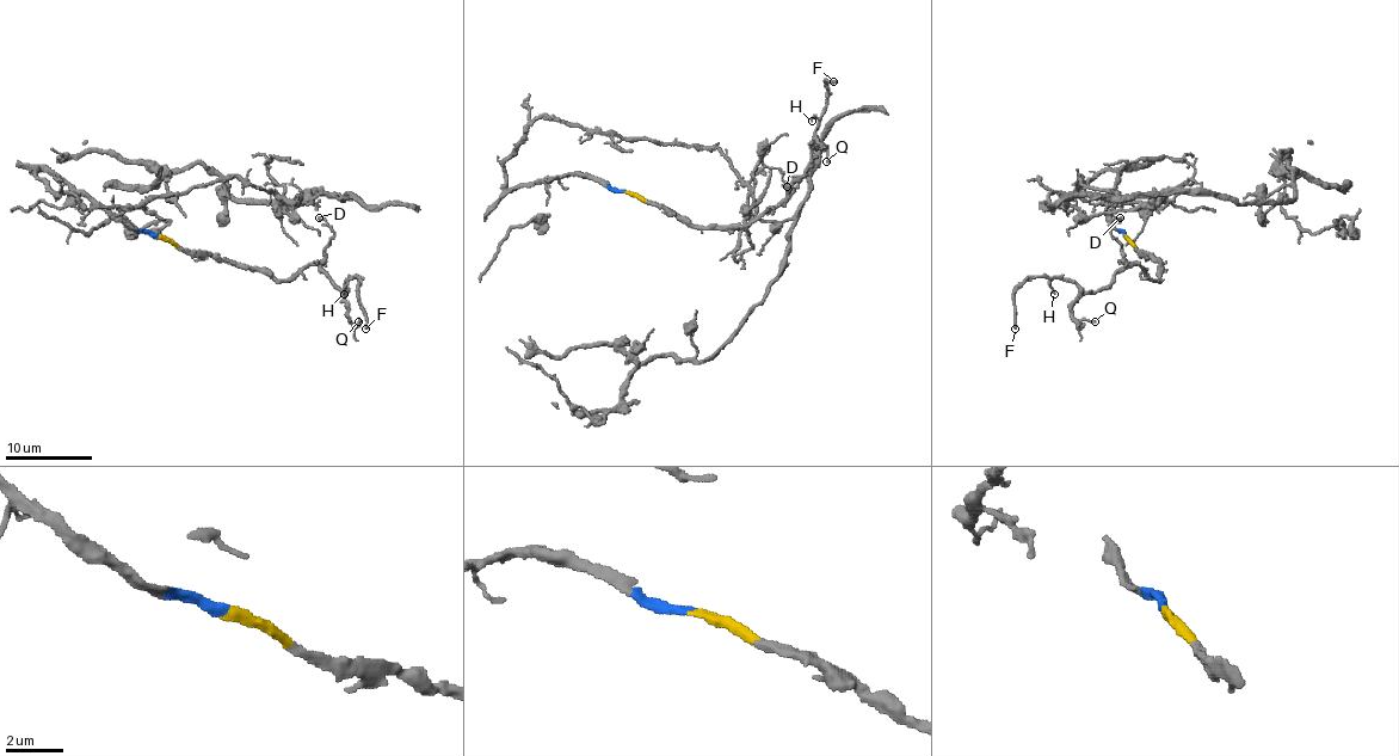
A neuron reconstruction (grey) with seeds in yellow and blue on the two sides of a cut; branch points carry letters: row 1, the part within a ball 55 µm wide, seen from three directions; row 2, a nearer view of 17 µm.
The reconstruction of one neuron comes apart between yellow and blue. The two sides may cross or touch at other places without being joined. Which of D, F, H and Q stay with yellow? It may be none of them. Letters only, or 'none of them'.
D, F, H, Q

